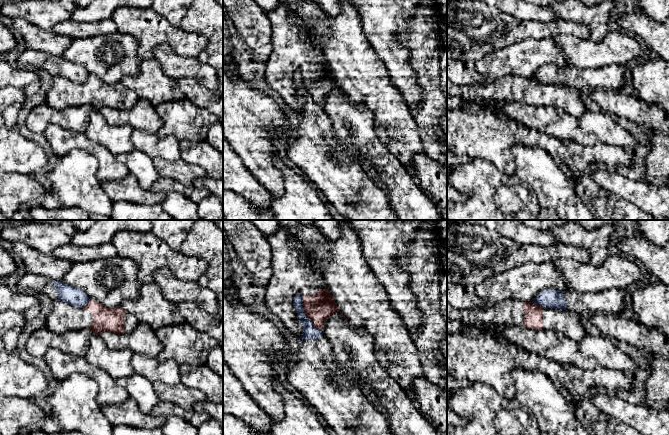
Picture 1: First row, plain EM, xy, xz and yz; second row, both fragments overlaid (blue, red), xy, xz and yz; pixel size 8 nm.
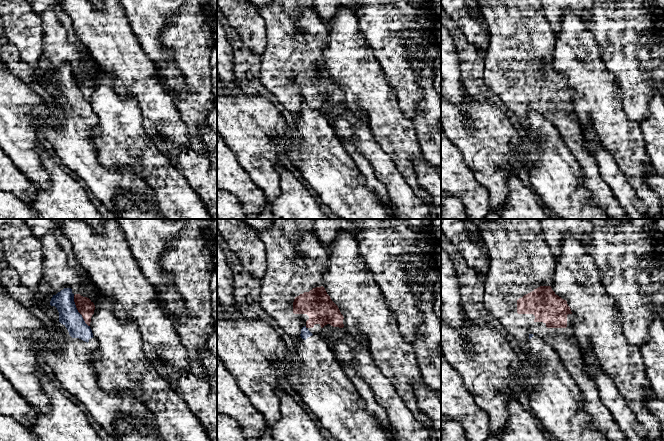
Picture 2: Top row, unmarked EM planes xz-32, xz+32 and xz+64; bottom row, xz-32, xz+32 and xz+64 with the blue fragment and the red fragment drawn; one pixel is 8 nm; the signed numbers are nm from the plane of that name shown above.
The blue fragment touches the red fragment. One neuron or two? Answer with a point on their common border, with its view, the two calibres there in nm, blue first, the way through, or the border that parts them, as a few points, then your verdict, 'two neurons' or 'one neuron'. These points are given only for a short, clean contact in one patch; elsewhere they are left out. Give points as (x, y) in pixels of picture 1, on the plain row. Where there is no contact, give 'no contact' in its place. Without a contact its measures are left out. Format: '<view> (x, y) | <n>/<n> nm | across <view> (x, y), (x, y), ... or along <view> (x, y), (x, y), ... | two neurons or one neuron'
xz (304, 90) | 110/220 nm | along xz (301, 72), (303, 88), (319, 106) | two neurons

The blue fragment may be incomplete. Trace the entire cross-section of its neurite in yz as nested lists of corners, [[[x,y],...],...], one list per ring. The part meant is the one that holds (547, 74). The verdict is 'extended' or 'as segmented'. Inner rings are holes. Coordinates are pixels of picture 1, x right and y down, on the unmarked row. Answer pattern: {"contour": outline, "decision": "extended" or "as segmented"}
{"contour": [[[613,64],[600,68],[561,68],[544,65],[533,76],[544,84],[568,86],[578,90],[619,90],[626,84],[624,65]]], "decision": "extended"}

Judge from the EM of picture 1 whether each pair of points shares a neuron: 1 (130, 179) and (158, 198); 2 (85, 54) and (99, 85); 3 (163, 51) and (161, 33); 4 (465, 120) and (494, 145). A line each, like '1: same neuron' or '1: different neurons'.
1: same neuron
2: different neurons
3: different neurons
4: same neuron

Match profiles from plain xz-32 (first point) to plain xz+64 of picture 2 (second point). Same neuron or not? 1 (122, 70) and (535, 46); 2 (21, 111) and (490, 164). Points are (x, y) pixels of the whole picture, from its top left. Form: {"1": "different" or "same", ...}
{"1": "different", "2": "same"}

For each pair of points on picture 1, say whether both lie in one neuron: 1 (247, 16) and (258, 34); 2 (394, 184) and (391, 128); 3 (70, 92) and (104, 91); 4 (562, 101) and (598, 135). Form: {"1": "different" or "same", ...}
{"1": "same", "2": "different", "3": "same", "4": "different"}

